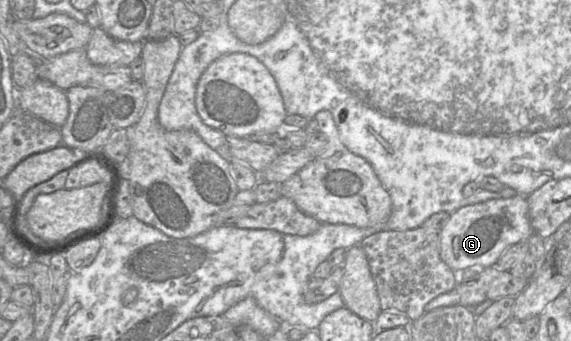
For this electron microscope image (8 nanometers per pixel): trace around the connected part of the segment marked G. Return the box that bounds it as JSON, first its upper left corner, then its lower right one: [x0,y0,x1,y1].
[439,194,547,271]

